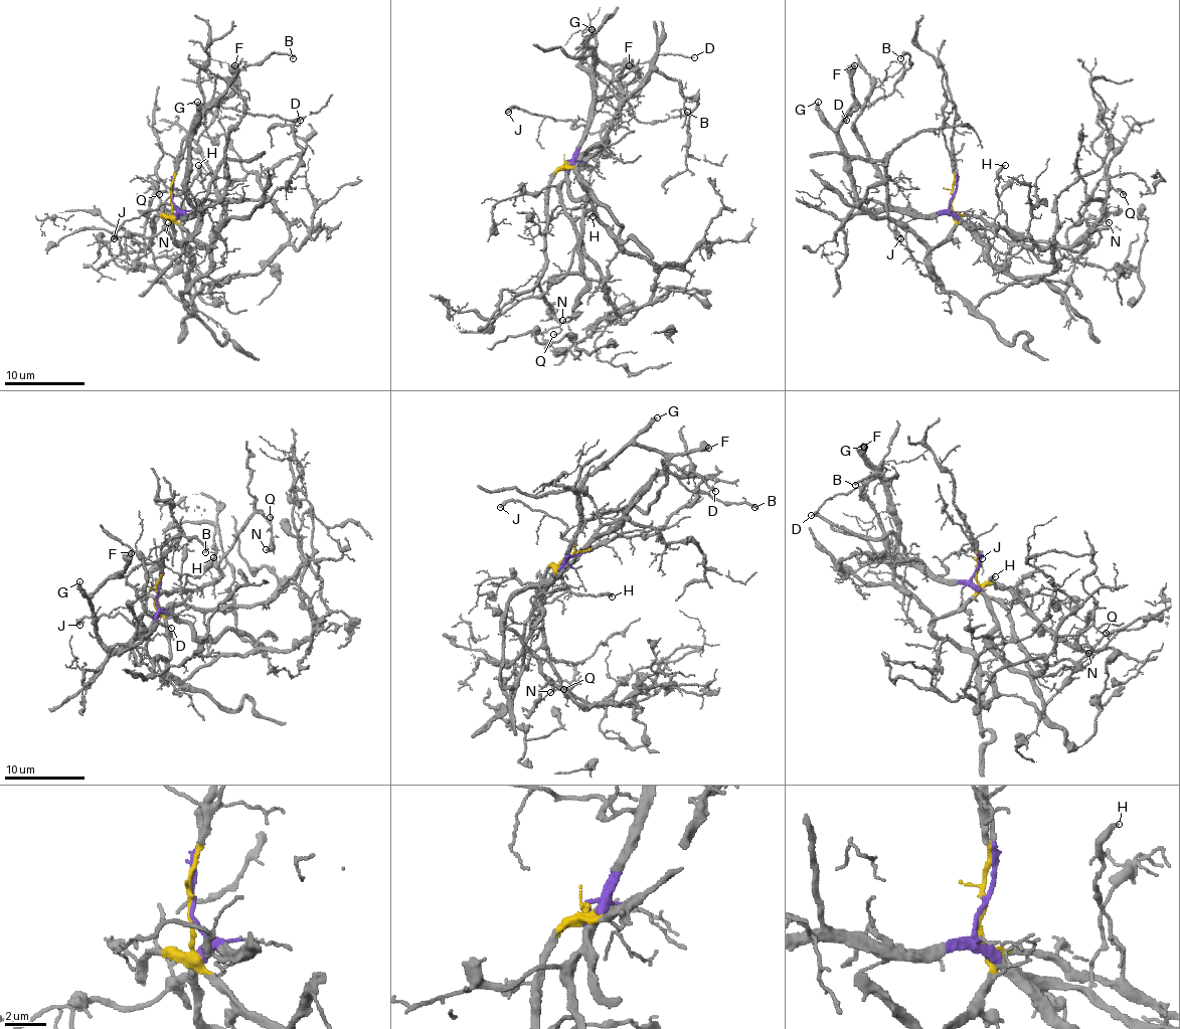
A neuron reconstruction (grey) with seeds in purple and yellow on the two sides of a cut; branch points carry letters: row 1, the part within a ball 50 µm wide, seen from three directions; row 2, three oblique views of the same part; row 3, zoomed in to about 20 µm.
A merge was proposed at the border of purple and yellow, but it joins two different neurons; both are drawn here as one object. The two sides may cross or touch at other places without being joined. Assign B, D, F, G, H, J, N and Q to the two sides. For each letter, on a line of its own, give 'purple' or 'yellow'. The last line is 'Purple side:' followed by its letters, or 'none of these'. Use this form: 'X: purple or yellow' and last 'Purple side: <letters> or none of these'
B: purple
D: purple
F: purple
G: purple
H: yellow
J: purple
N: yellow
Q: yellow
Purple side: B, D, F, G, J

